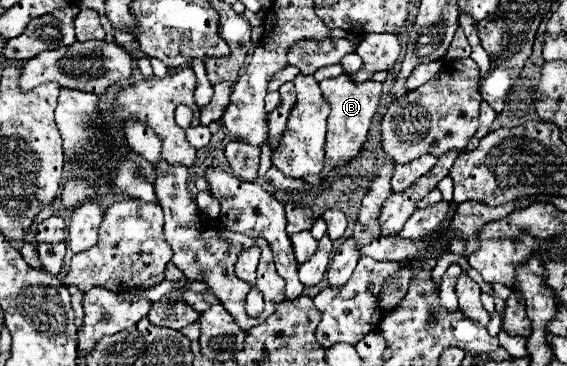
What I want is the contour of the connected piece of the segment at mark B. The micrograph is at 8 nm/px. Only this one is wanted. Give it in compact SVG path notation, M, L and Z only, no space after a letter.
M340 74L338 78L322 80L320 90L322 90L324 100L330 104L328 134L326 134L326 146L324 146L326 164L324 164L324 170L320 174L310 174L310 176L304 178L310 184L318 184L318 180L326 178L336 164L342 164L342 162L354 158L360 152L360 148L366 140L366 134L368 134L368 128L370 128L370 120L372 120L372 116L378 108L378 98L380 98L380 92L382 92L382 84L378 84L378 82L356 84L356 82L352 82L352 78L348 74Z

